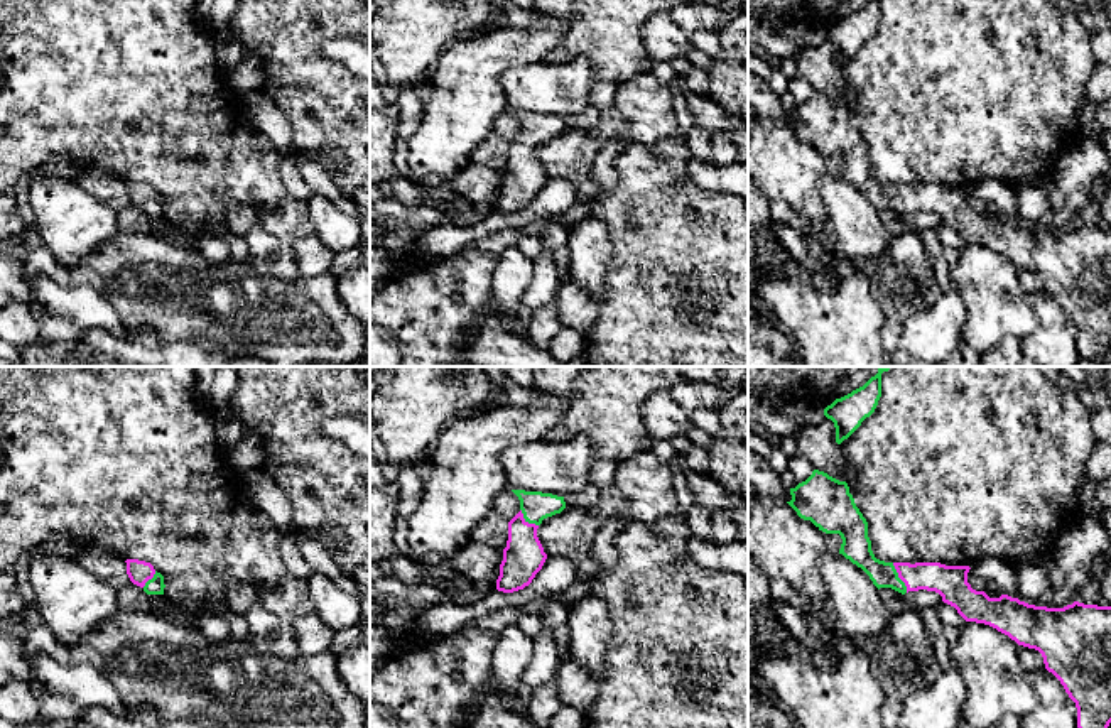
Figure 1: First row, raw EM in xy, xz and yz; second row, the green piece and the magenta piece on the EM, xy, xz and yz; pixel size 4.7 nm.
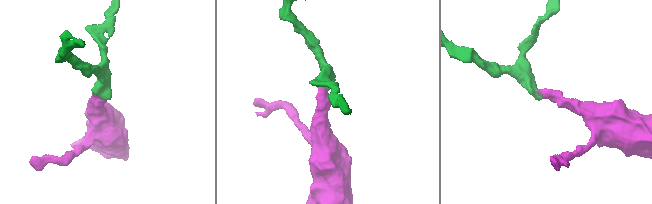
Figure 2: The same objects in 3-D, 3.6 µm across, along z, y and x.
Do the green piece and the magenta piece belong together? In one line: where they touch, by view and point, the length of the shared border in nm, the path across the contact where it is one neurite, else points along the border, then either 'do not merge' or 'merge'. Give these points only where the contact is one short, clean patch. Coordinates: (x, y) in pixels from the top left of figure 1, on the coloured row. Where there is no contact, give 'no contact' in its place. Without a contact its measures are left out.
meets green in yz at (899, 578); contact 160 nm long; runs through yz (856, 548), (880, 573), (899, 578), (941, 578), (951, 581); merge

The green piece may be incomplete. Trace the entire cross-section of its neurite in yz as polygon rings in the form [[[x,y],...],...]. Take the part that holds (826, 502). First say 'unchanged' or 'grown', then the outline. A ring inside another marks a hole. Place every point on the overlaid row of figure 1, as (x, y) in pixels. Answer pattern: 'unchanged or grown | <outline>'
grown | [[[824,471],[790,488],[787,502],[800,519],[843,539],[839,554],[861,568],[873,584],[908,591],[935,591],[966,622],[984,623],[1018,645],[1042,654],[1045,669],[1064,686],[1077,708],[1077,728],[1111,723],[1111,606],[1074,601],[1064,608],[1035,606],[1001,595],[989,598],[967,583],[969,566],[940,562],[885,562],[875,557],[868,522],[846,481]]]

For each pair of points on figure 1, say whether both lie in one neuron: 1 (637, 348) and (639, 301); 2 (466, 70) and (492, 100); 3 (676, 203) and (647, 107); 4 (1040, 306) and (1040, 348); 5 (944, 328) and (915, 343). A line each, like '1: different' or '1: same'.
1: same
2: same
3: different
4: same
5: same

